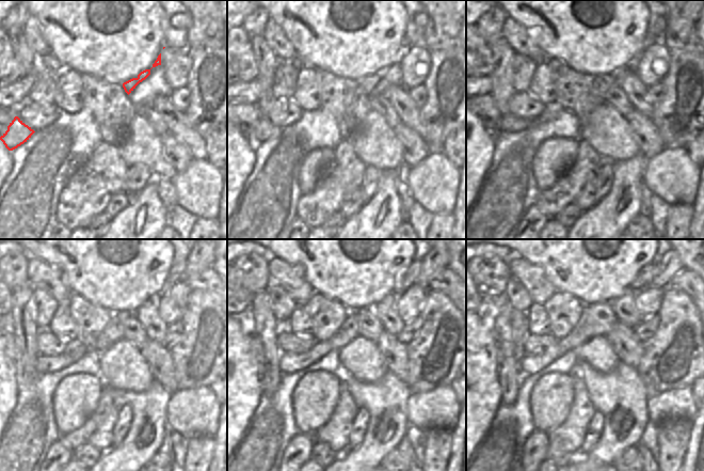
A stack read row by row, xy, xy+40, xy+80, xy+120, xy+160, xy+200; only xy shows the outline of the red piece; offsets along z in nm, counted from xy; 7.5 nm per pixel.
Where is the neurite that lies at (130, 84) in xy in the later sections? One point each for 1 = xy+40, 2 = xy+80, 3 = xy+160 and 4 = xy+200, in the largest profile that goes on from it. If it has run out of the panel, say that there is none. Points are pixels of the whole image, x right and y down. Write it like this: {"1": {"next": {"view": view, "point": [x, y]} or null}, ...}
{"1": {"next": {"view": "xy+40", "point": [367, 83]}}, "2": {"next": {"view": "xy+80", "point": [601, 83]}}, "3": {"next": {"view": "xy+160", "point": [289, 363]}}, "4": {"next": {"view": "xy+200", "point": [528, 364]}}}

